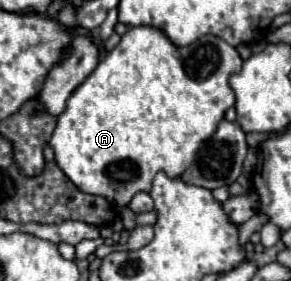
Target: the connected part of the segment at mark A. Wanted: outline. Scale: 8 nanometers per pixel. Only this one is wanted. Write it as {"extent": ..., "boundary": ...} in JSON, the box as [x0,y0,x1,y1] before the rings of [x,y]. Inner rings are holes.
{"extent":[49,26,243,206],"boundary":[[[135,26],[135,28],[129,28],[129,30],[121,36],[119,44],[117,44],[111,52],[107,52],[107,54],[101,58],[99,66],[91,72],[91,76],[87,76],[87,78],[83,80],[83,84],[79,84],[79,86],[71,92],[71,96],[67,98],[65,110],[59,114],[59,118],[57,118],[57,128],[55,128],[55,132],[53,132],[53,136],[51,136],[51,142],[49,142],[49,146],[51,146],[53,152],[55,152],[55,162],[57,162],[57,166],[67,174],[67,178],[69,178],[79,190],[83,190],[83,192],[87,192],[87,194],[103,196],[103,198],[107,198],[113,206],[127,206],[127,204],[131,202],[131,198],[133,198],[137,192],[149,192],[149,190],[151,190],[151,182],[153,182],[153,178],[155,178],[155,174],[157,174],[159,170],[165,170],[167,176],[175,178],[175,176],[181,176],[181,174],[191,166],[191,162],[195,160],[195,154],[197,154],[197,150],[201,148],[201,144],[203,144],[207,138],[211,138],[211,134],[215,134],[217,124],[223,120],[225,110],[235,104],[235,94],[233,94],[233,90],[229,88],[227,78],[229,78],[233,72],[239,72],[241,64],[243,64],[243,60],[241,60],[239,52],[237,52],[233,46],[229,46],[227,42],[223,42],[221,38],[211,36],[211,34],[203,36],[201,40],[197,40],[197,42],[191,44],[191,46],[179,48],[179,46],[175,46],[159,28],[155,28],[155,26]]]}

